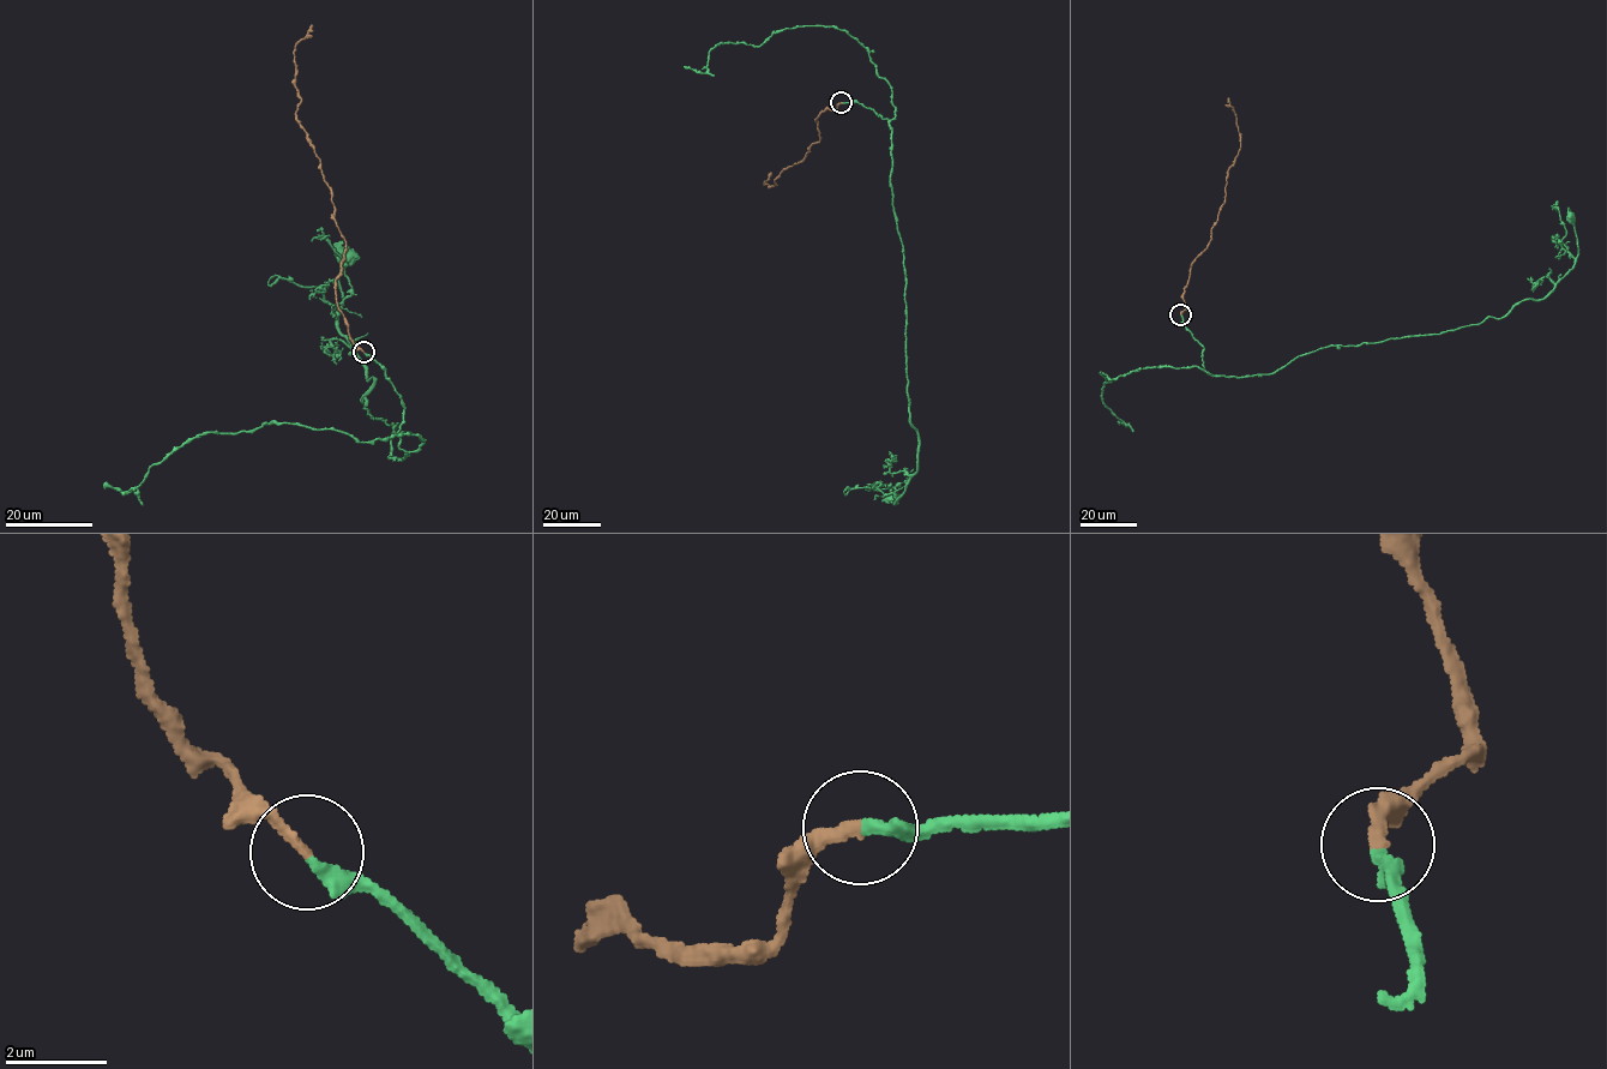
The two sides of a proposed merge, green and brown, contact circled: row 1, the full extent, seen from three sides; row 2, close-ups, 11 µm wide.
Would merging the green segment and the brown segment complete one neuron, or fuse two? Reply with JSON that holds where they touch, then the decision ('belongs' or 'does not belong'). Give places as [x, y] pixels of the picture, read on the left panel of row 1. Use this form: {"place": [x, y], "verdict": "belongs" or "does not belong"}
{"place": [363, 352], "verdict": "belongs"}

